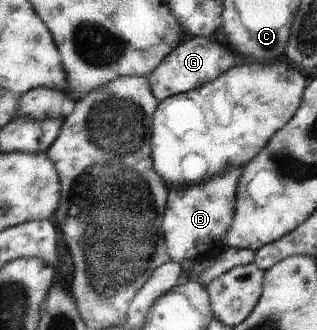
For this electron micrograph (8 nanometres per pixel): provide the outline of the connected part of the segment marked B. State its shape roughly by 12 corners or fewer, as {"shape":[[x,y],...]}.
{"shape":[[243,167],[168,188],[171,261],[217,258]]}

